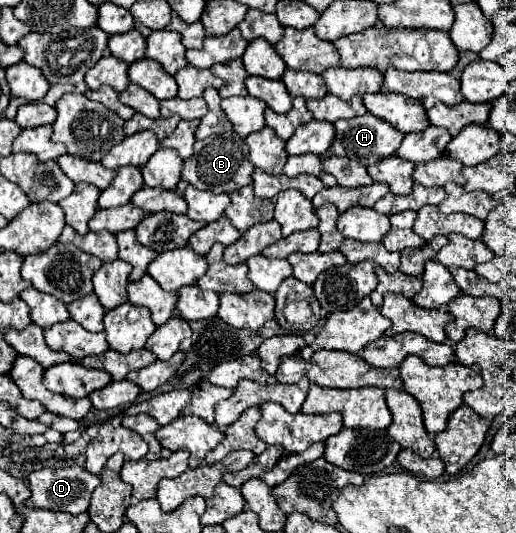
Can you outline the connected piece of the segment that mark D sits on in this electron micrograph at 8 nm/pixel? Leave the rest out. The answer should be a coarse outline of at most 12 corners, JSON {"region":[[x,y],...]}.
{"region":[[45,467],[27,477],[29,507],[89,509],[99,477],[83,467]]}

